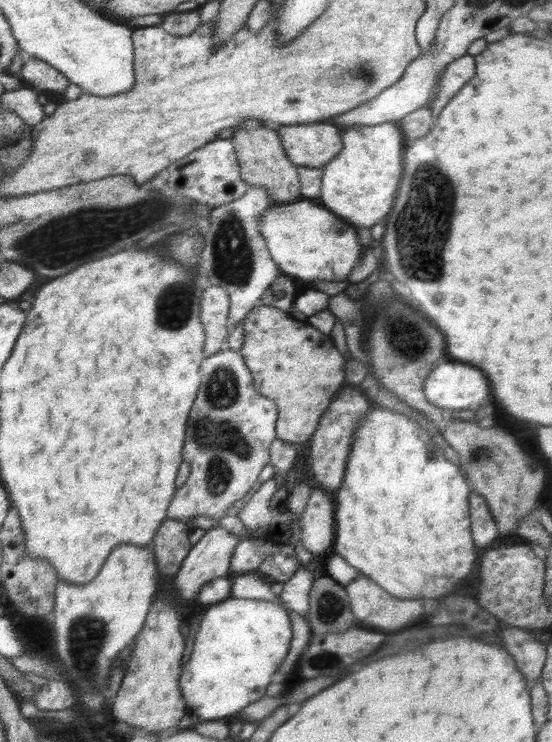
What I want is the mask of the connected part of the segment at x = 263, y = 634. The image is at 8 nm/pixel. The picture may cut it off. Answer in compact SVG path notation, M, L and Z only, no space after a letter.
M230 597L222 602L217 602L216 604L207 607L203 618L200 623L199 632L196 634L194 640L193 651L190 659L183 667L179 678L179 686L181 686L181 693L184 697L187 710L190 714L198 716L203 720L212 719L223 719L235 715L239 710L245 709L250 703L256 702L259 698L265 695L266 688L271 686L271 678L280 664L280 661L288 654L288 649L290 648L290 643L294 632L292 632L292 627L290 626L290 619L288 618L287 611L282 607L282 605L276 604L272 601L271 597L267 600L252 600L252 599L241 599L236 597Z

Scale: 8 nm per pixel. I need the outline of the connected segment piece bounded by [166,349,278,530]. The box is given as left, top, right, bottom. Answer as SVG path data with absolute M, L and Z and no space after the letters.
M220 349L216 354L205 358L200 373L202 388L190 410L182 453L183 460L190 465L190 474L183 482L182 488L176 489L166 511L168 519L176 519L186 530L194 528L193 524L188 523L194 516L211 516L214 522L218 522L222 517L231 514L229 507L248 494L258 481L262 468L269 463L269 448L277 437L277 406L271 398L256 391L252 374L246 369L246 363L239 351Z

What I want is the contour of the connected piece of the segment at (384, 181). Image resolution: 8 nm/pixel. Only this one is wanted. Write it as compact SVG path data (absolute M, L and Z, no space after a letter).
M394 121L372 126L347 126L340 128L340 133L342 152L323 166L317 201L354 227L370 229L390 212L396 200L407 139L398 122Z

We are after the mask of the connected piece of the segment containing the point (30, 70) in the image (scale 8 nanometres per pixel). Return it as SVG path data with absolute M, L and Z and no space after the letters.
M28 57L18 76L32 86L64 94L69 80L58 69L40 59Z

